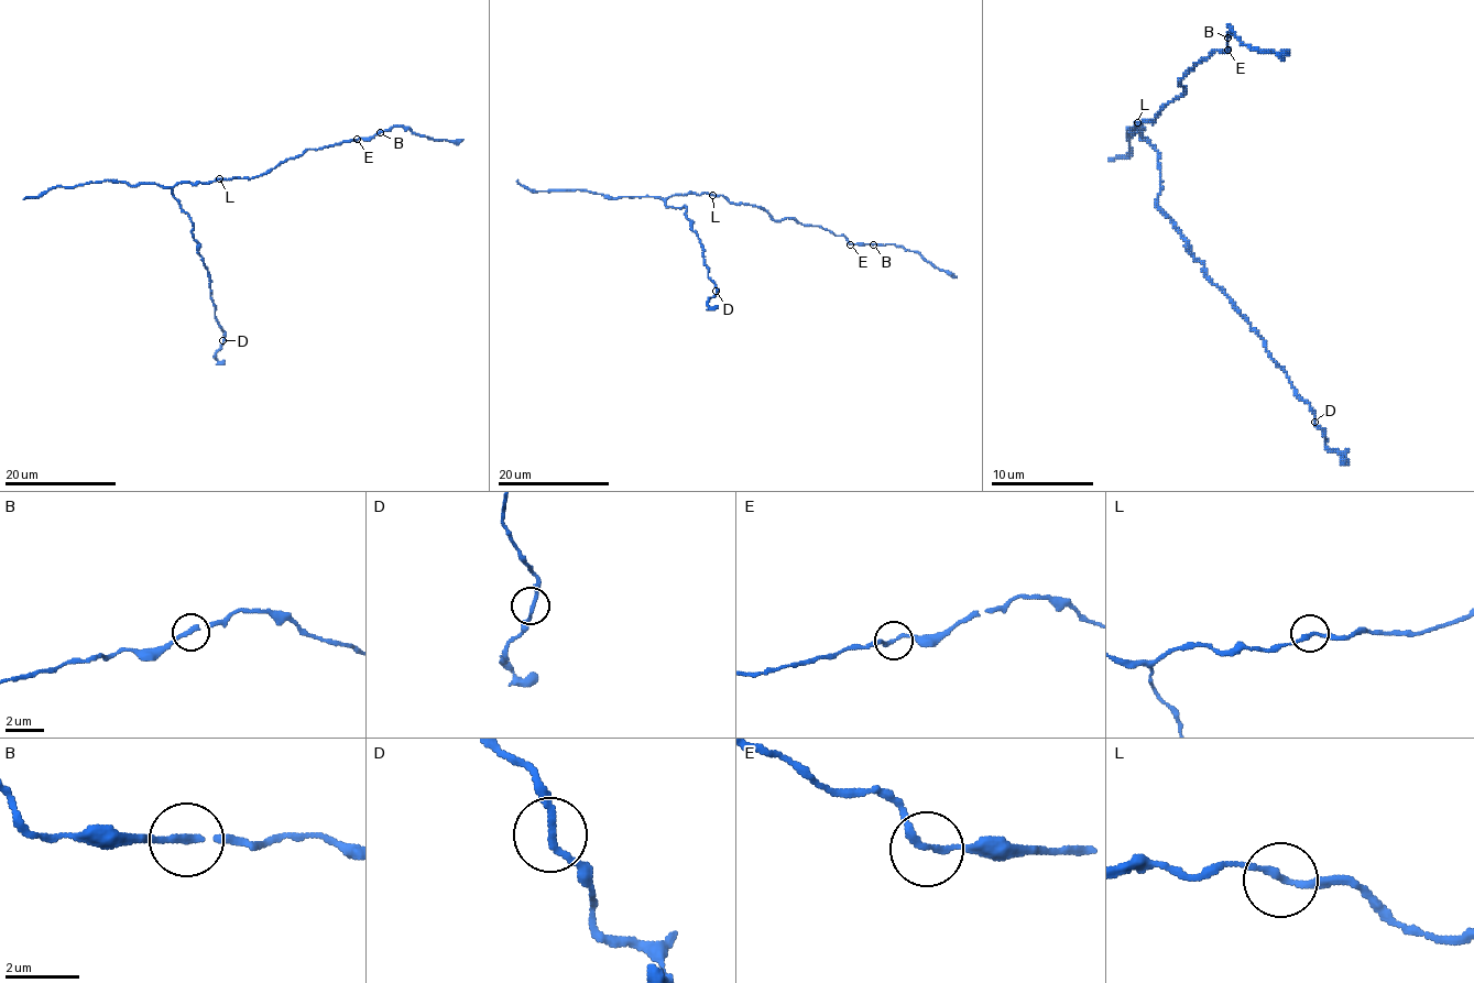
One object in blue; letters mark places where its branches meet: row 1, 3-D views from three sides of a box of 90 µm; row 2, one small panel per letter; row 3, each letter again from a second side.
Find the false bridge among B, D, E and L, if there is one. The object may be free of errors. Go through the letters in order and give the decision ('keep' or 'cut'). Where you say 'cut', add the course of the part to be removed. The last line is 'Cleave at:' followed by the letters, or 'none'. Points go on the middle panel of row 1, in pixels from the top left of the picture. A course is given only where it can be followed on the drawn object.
B: keep
D: cut | (716, 292), (708, 304), (712, 308), (718, 305)
E: keep
L: keep
Cleave at: D

